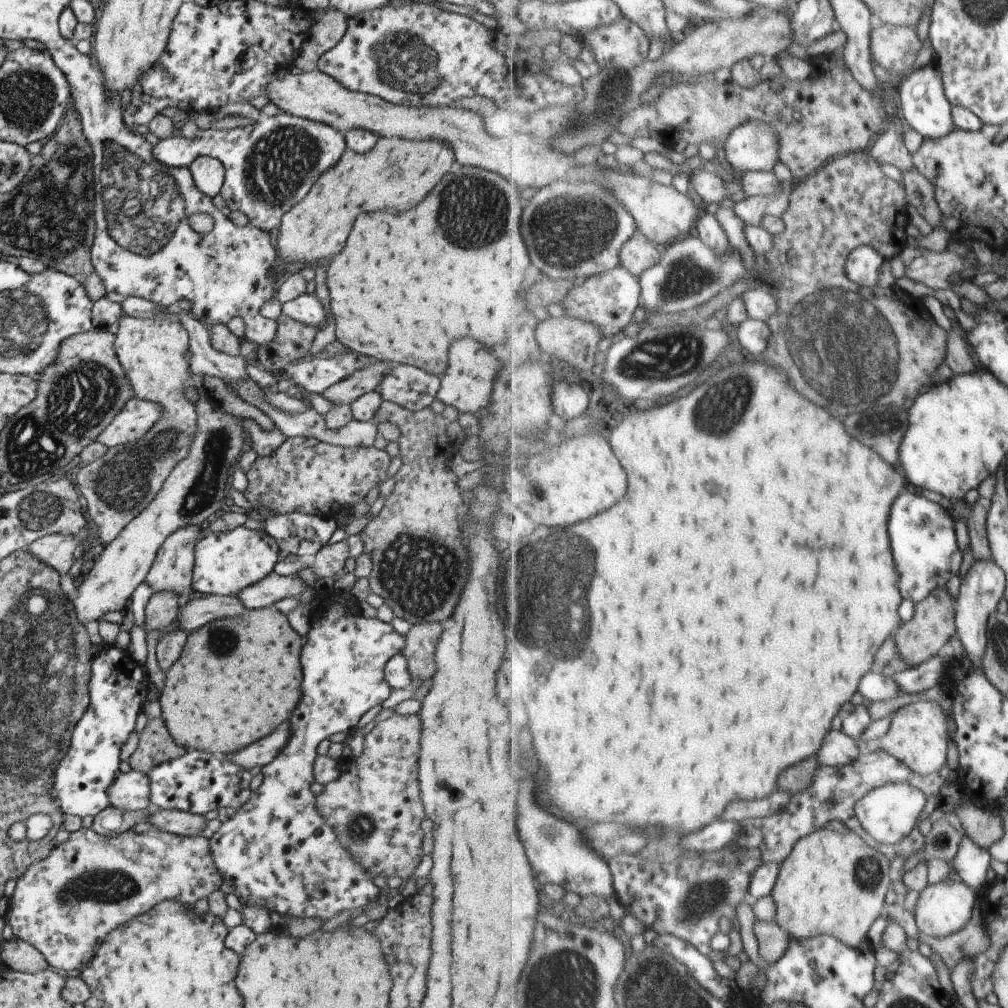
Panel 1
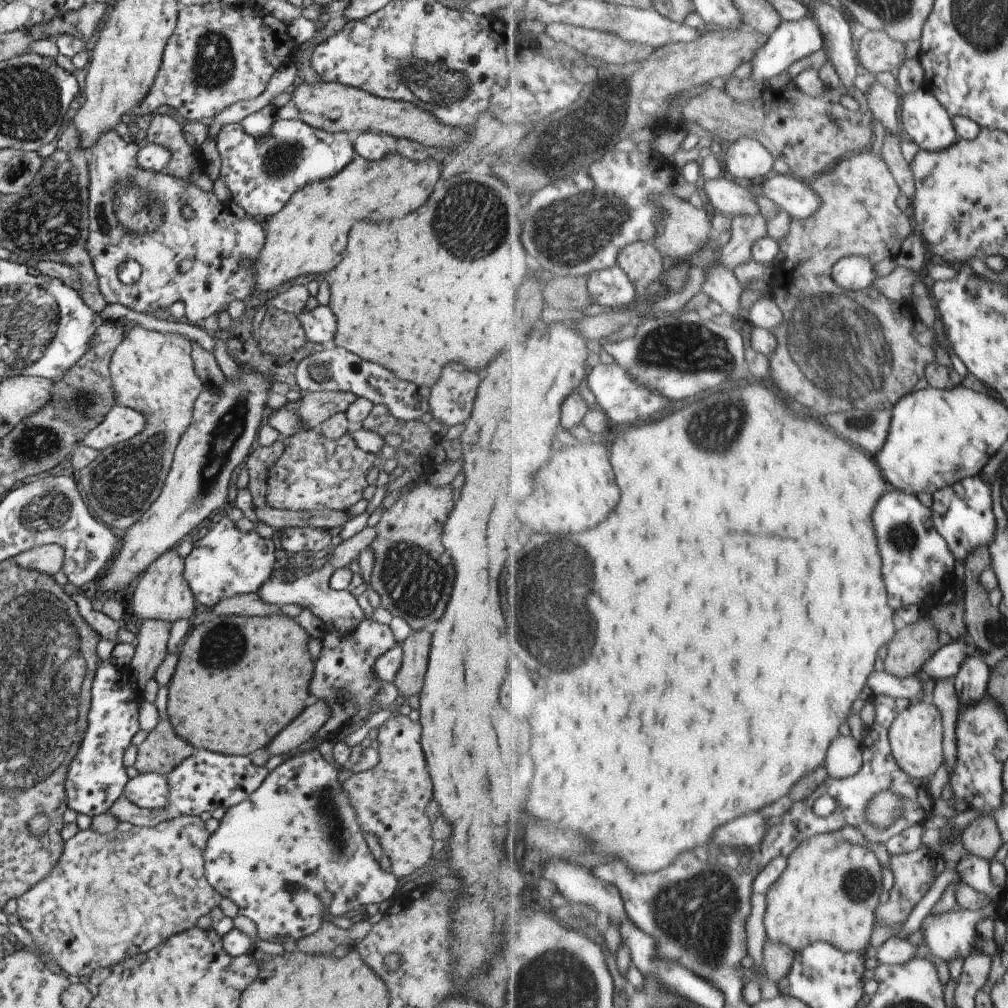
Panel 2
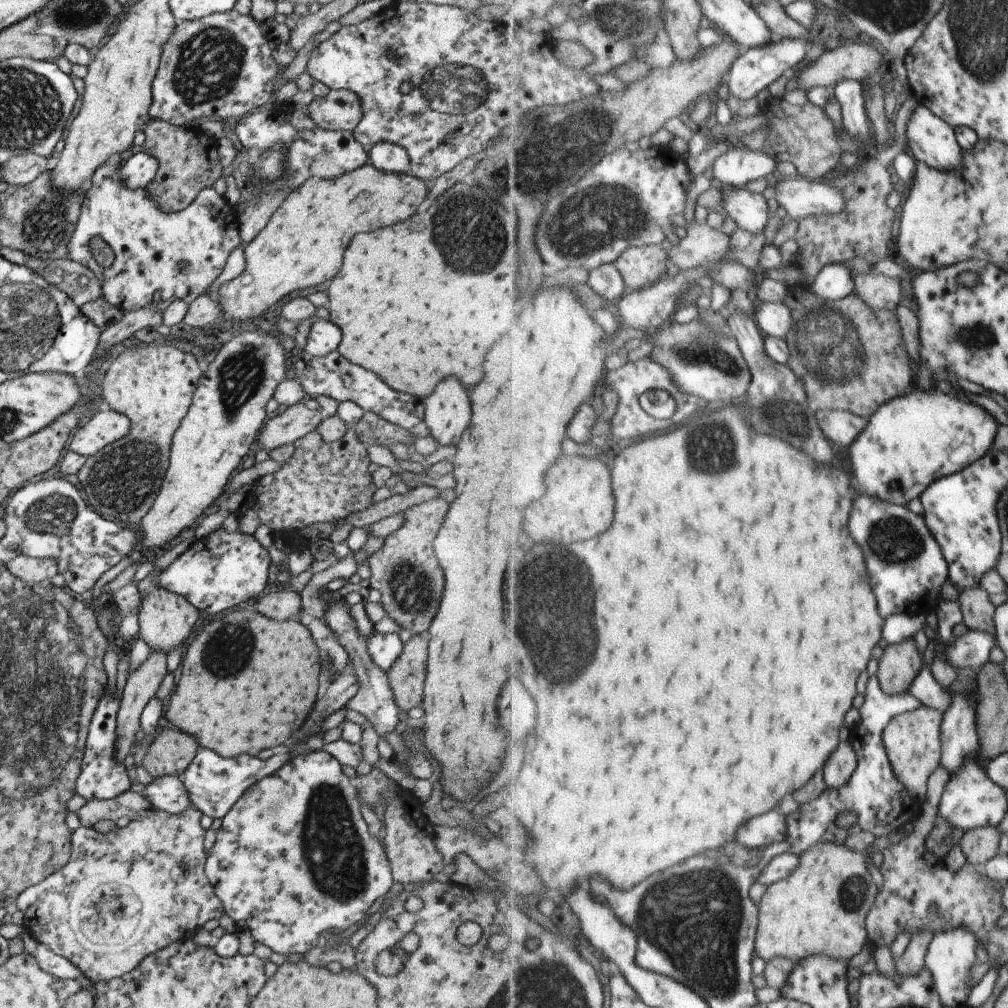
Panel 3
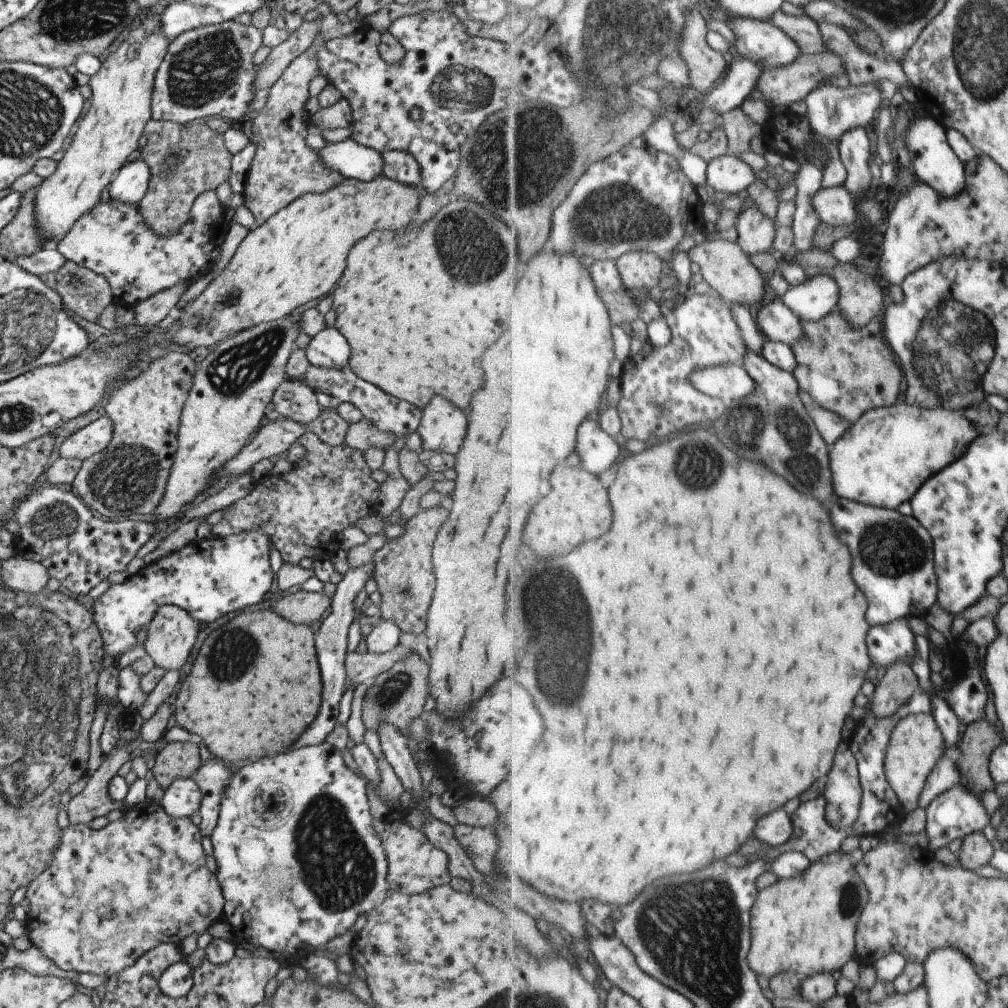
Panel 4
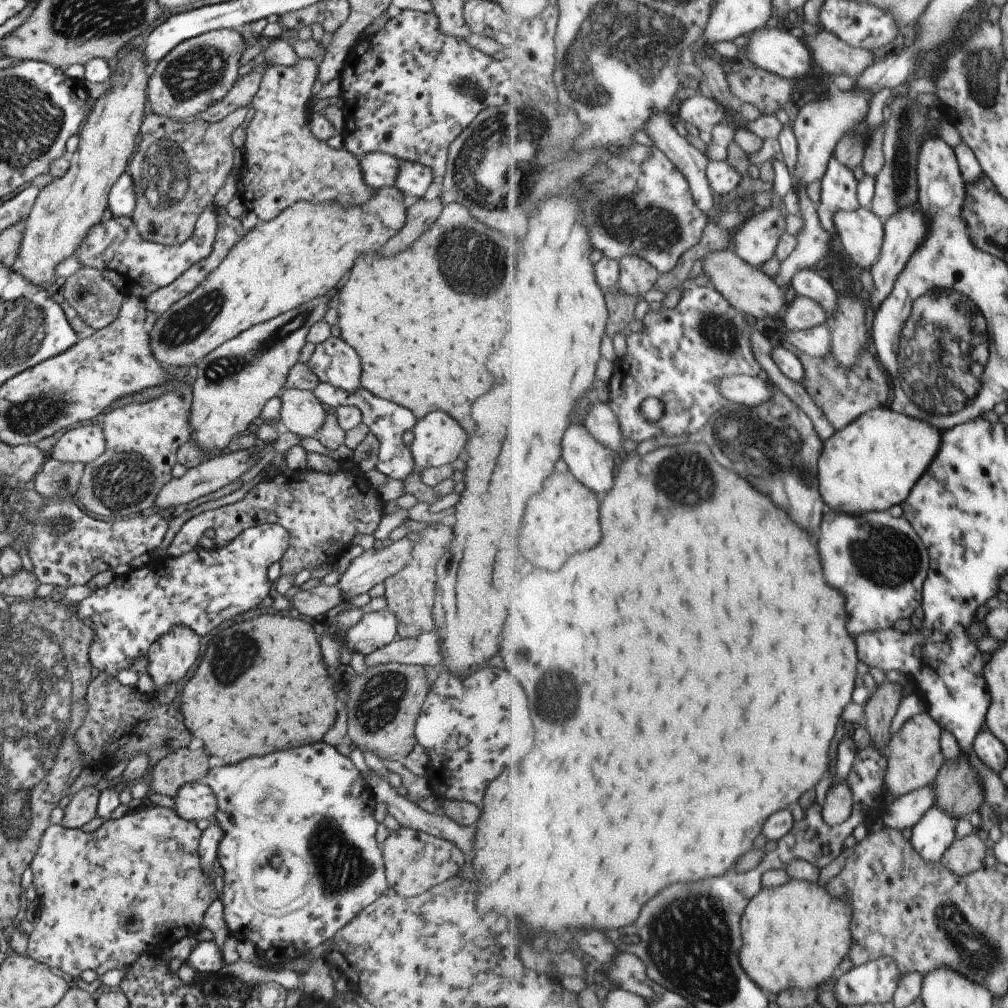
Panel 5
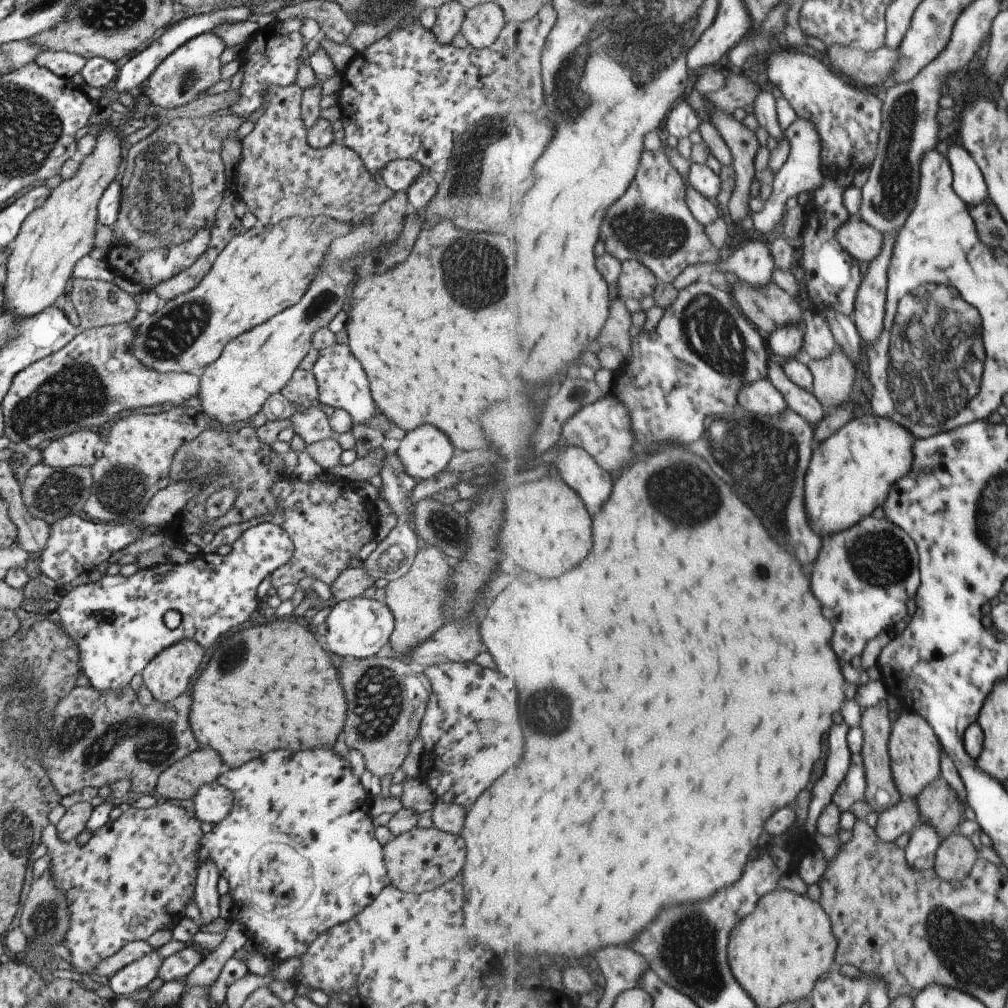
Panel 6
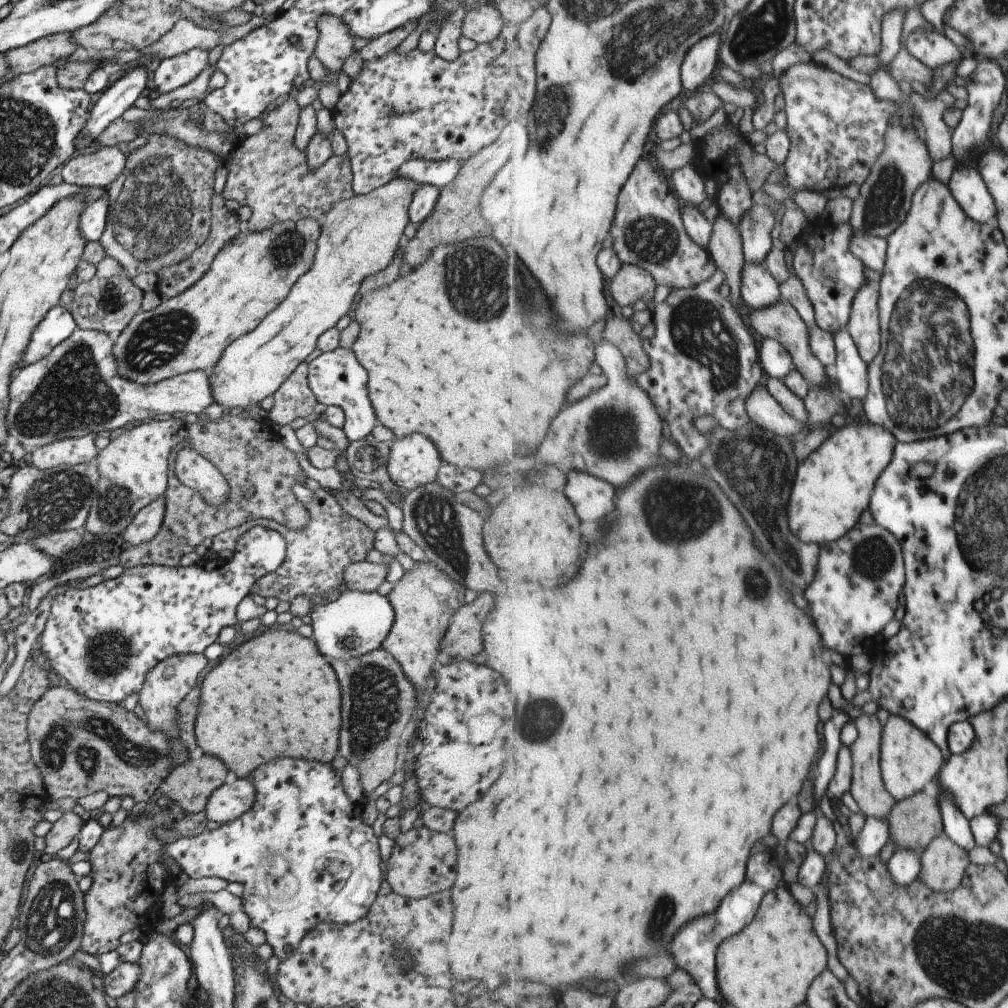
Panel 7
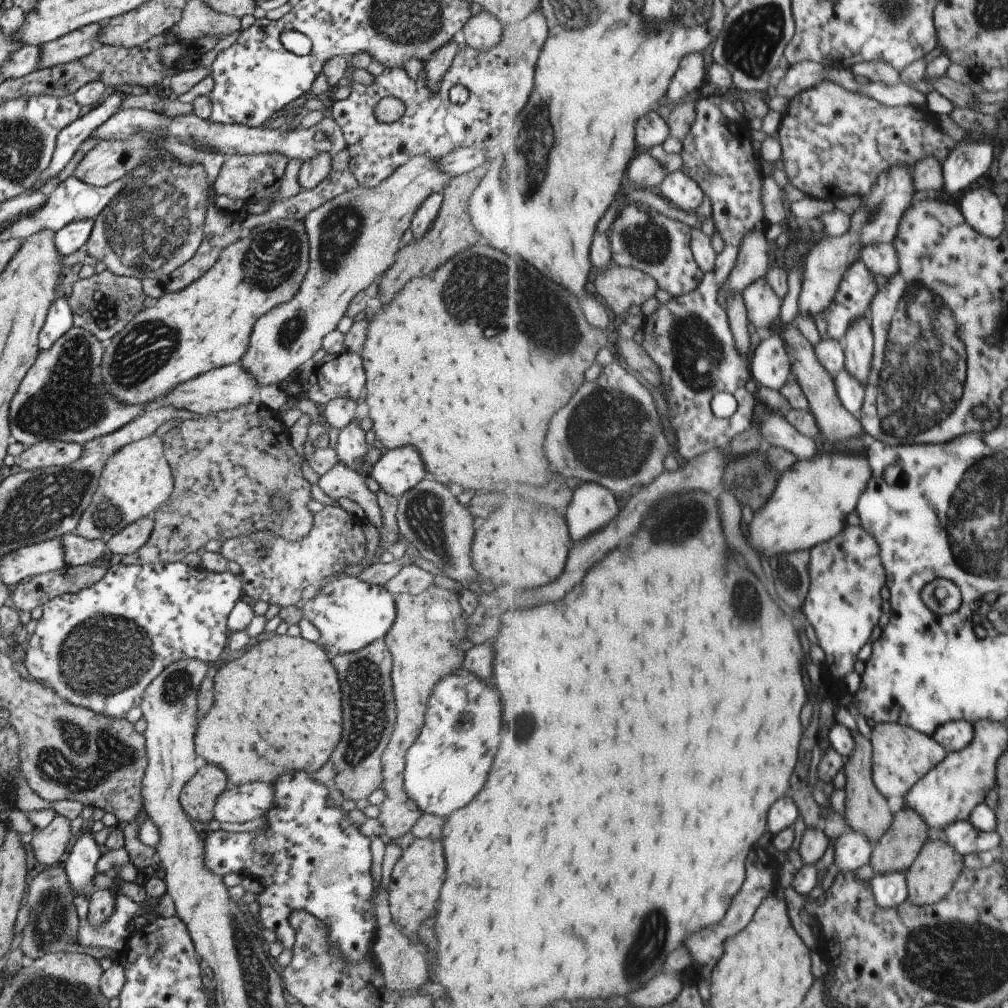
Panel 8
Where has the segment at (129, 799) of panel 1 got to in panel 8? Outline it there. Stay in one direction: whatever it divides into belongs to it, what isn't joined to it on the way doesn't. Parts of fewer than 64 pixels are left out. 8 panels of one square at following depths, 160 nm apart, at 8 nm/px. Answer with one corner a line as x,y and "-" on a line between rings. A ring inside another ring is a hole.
261,781
225,788
215,799
212,818
217,822
243,824
263,816
270,807
272,786

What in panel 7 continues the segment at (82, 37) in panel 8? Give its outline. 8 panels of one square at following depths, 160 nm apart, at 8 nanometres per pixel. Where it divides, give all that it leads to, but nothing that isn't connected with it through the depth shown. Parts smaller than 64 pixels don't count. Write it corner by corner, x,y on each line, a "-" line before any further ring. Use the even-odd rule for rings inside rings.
70,33
44,36
23,46
2,53
10,75
33,72
36,68
52,65
75,48

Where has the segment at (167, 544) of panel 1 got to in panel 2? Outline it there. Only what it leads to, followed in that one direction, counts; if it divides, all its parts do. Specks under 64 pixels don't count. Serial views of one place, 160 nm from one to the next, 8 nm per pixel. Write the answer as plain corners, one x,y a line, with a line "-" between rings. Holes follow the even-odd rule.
167,549
147,566
131,594
131,603
127,608
128,621
138,623
142,620
161,620
171,625
178,619
188,620
191,614
199,610
183,580
183,560
174,550

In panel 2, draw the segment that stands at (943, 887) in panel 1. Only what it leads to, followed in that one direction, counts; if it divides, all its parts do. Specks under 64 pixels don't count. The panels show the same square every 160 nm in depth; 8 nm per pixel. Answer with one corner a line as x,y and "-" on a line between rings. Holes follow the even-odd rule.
989,902
983,909
972,911
957,906
955,909
940,913
929,913
922,924
922,931
926,944
929,946
931,953
945,962
953,958
961,957
963,960
975,952
975,940
979,937
977,933
977,924
983,918
999,918
996,902

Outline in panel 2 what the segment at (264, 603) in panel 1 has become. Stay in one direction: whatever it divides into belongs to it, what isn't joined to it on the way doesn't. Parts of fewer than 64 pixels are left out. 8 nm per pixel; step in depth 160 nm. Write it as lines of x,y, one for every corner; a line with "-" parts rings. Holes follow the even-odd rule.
365,527
363,530
357,532
352,537
344,540
341,544
338,544
333,553
329,555
323,562
308,565
307,571
303,574
291,576
285,569
279,569
273,571
269,578
257,590
259,598
265,600
267,604
295,604
295,606
301,606
311,611
313,616
321,619
325,628
329,632
337,632
339,636
349,636
359,622
364,619
363,611
357,605
357,601
353,594
347,590
333,590
329,586
329,577
335,570
345,568
348,566
351,560
358,558
361,552
364,552
369,548
373,537
376,535
374,528

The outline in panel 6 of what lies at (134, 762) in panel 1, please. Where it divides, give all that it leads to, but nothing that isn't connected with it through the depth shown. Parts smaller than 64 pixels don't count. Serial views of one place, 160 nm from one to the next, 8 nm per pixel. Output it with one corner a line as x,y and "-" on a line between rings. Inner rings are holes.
211,748
195,749
159,773
153,794
170,802
189,800
201,785
216,780
220,768
219,756

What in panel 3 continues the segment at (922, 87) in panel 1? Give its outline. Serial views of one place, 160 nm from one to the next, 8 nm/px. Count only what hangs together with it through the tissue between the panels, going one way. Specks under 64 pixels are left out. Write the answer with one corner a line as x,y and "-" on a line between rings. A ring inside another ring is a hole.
918,104
912,112
906,130
907,149
914,156
916,162
925,162
929,168
949,172
955,168
965,166
964,150
959,146
954,127
943,118
935,116
927,106

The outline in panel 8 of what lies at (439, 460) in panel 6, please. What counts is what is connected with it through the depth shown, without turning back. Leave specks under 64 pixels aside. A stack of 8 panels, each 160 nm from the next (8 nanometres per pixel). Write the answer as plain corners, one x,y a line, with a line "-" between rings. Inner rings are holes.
405,445
383,450
369,476
380,489
394,497
413,488
425,476
425,467
417,449

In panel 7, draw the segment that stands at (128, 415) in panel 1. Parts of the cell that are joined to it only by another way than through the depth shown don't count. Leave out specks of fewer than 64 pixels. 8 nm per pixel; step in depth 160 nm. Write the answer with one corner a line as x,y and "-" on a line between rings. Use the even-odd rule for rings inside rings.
94,434
67,437
40,446
31,452
30,465
36,469
50,469
59,465
72,467
79,463
93,462
99,449
95,447

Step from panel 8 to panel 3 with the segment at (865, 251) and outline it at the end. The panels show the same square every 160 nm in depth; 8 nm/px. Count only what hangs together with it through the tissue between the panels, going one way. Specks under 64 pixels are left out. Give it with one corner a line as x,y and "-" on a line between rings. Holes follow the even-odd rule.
786,177
775,189
779,207
784,207
791,220
799,222
811,216
835,216
847,206
843,190
829,182

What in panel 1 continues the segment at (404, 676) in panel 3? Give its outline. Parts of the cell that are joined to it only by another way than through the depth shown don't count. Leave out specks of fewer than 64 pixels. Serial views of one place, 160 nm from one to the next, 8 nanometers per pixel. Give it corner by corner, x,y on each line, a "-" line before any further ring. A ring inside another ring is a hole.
439,622
415,624
404,635
402,656
405,658
409,676
424,681
435,672
435,644
443,628

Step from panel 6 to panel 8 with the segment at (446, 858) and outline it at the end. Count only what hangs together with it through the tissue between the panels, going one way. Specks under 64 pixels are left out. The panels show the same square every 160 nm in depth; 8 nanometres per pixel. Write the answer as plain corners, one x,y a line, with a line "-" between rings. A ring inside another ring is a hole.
415,837
391,869
390,881
387,885
387,900
392,921
400,926
407,938
415,936
417,926
427,918
435,900
439,896
439,888
445,878
445,862
440,839

